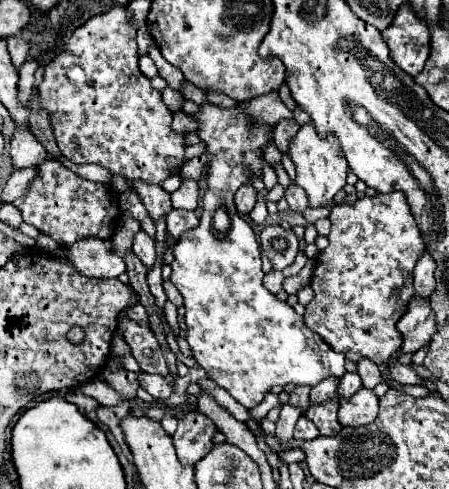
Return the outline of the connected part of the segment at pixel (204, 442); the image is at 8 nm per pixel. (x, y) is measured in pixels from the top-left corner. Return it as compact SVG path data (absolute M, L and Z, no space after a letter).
M188 412L178 422L178 430L172 434L178 460L186 466L194 466L212 450L212 436L216 432L218 430L210 418L200 412Z

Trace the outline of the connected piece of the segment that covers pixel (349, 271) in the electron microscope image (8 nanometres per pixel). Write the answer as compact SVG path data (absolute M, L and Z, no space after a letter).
M402 192L376 194L374 198L364 196L354 204L334 204L330 210L330 220L330 244L316 256L316 266L310 282L314 300L306 306L304 322L312 332L322 336L322 340L334 352L342 352L354 364L358 364L362 358L368 358L374 364L388 362L388 358L402 344L396 322L402 318L410 298L414 296L412 270L424 252L424 238L416 226L414 216L410 214L410 206Z

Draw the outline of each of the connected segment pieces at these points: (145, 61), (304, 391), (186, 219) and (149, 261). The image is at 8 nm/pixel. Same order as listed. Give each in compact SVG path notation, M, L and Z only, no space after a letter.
M140 56L140 62L138 62L138 68L140 68L140 72L146 76L146 78L154 78L156 76L156 66L154 66L154 62L150 60L150 56Z
M296 386L292 392L290 392L290 404L294 406L300 406L302 412L306 410L308 406L308 394L310 394L310 386Z
M172 210L168 216L166 216L166 224L168 224L168 234L172 238L178 238L182 236L186 230L190 228L196 228L198 226L198 218L194 212L188 212L188 210Z
M138 232L138 234L136 234L132 252L140 258L140 262L142 262L148 270L152 270L154 260L156 260L156 250L154 250L154 240L152 240L146 232Z

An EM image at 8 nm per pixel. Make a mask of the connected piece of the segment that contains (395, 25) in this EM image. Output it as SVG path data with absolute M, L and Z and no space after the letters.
M402 6L390 28L382 32L390 46L392 60L410 76L422 72L430 54L430 34L426 22L418 20L410 6Z

